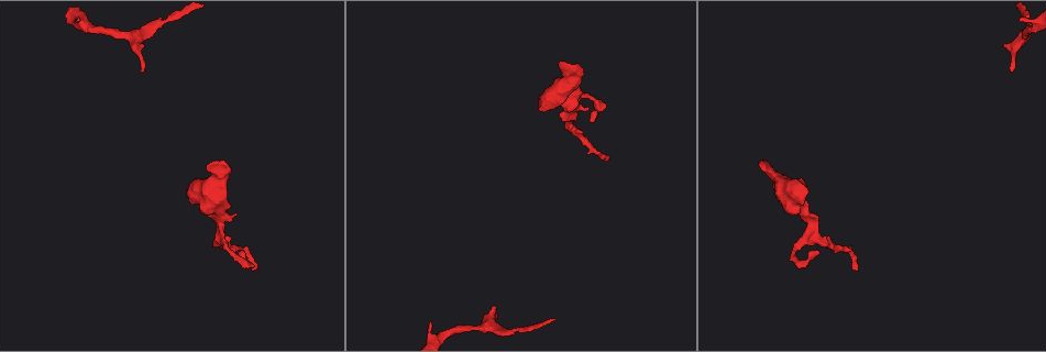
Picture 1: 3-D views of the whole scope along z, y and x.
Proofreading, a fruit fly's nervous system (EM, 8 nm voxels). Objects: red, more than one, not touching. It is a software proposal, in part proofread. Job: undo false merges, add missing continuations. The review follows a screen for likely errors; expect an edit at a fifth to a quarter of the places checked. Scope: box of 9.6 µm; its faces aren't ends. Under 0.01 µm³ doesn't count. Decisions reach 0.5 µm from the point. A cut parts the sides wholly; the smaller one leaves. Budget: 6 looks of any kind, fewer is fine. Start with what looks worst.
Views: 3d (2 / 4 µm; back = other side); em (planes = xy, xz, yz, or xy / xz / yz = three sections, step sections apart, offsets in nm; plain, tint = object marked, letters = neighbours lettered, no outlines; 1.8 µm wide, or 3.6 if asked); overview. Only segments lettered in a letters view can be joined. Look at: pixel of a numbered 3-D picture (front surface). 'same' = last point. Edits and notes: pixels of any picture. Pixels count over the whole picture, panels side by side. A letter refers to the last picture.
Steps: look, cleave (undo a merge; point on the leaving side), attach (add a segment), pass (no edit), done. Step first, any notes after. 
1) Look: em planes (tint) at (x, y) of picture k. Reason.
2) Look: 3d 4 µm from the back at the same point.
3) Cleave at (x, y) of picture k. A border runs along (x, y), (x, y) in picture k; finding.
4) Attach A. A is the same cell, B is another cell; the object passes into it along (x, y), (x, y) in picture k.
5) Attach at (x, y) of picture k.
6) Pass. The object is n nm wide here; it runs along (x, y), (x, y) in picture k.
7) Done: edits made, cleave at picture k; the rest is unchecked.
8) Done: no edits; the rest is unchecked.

Look: em planes (letters) at (144, 70) of picture 1. Branch stops here.

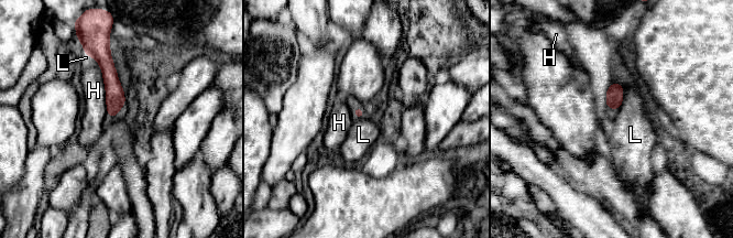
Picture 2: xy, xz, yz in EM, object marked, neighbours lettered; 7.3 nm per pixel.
Pass. H and L are other cells; a border runs along (623, 97), (619, 108) in picture 2; no lettered segment goes on from it.

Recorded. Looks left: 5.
Look: 3d 2 µm at (857, 271) of picture 1. An open end.

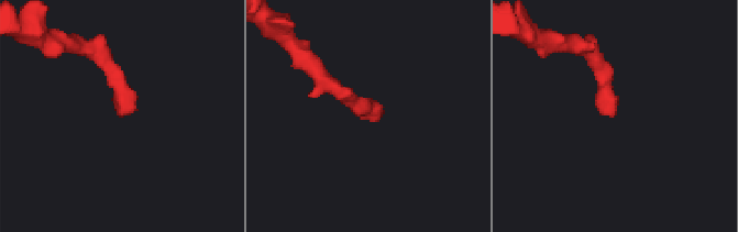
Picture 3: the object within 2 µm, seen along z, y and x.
Look: em planes (tint) at (613, 115) of picture 3. Shape alone is not enough.

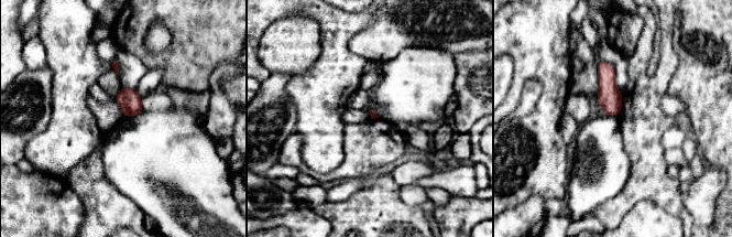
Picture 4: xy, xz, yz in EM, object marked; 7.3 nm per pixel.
Look: em planes (letters) at the same point.

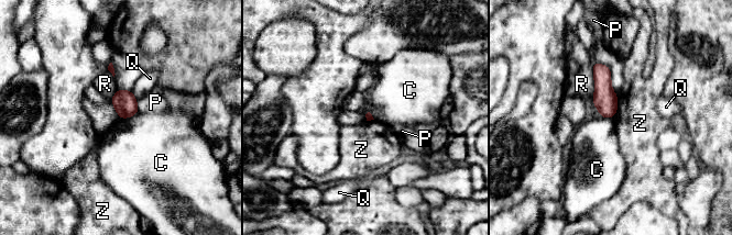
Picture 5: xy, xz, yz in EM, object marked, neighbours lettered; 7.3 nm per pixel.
Pass. The longest contact is with R, 260 nm; C, P, Q, R and Z are other cells; no lettered segment goes on from it.

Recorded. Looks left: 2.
Done: no edits; the rest is unchecked.

